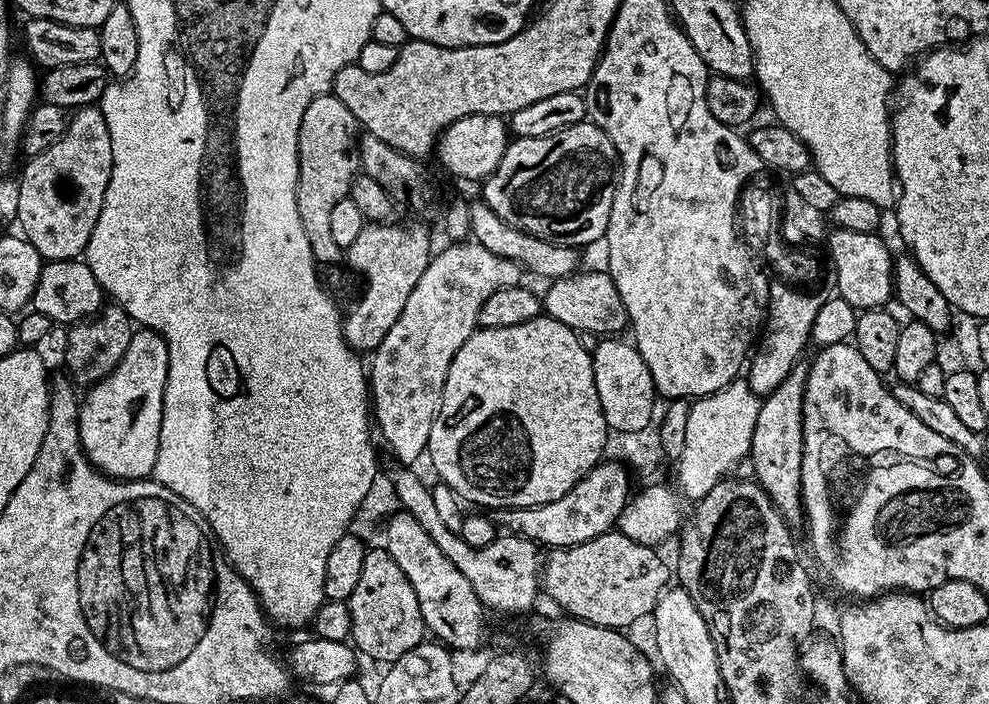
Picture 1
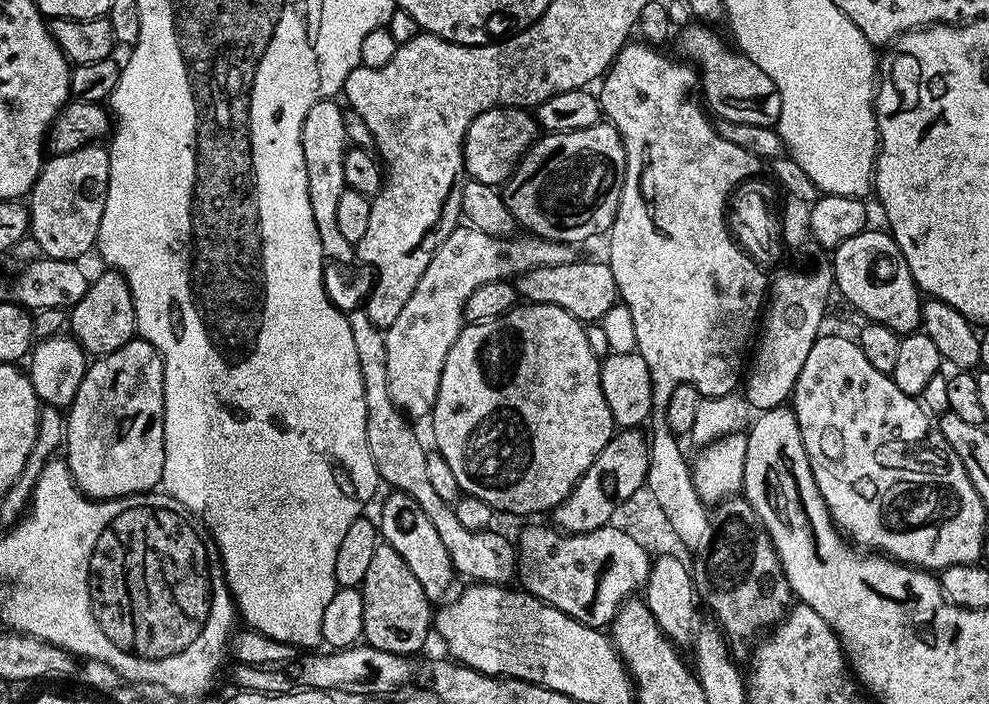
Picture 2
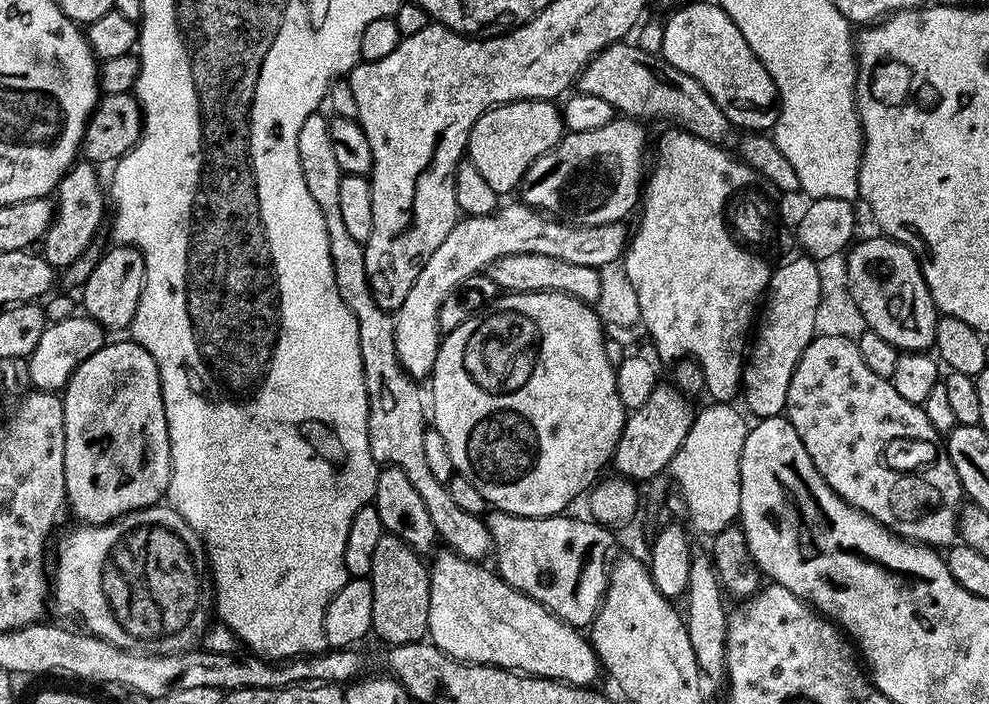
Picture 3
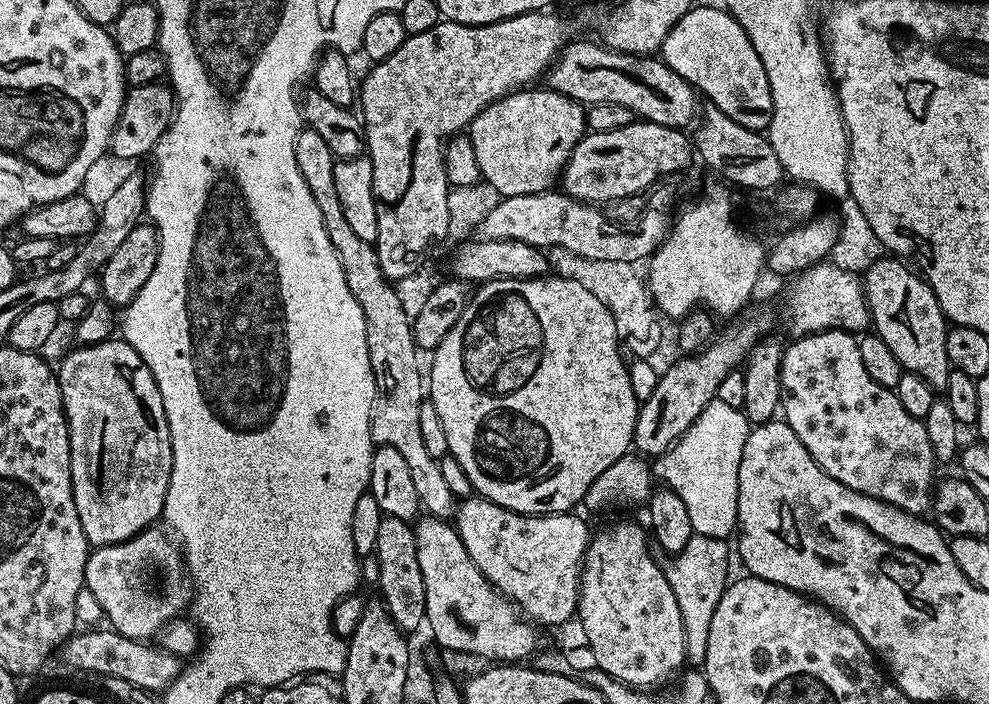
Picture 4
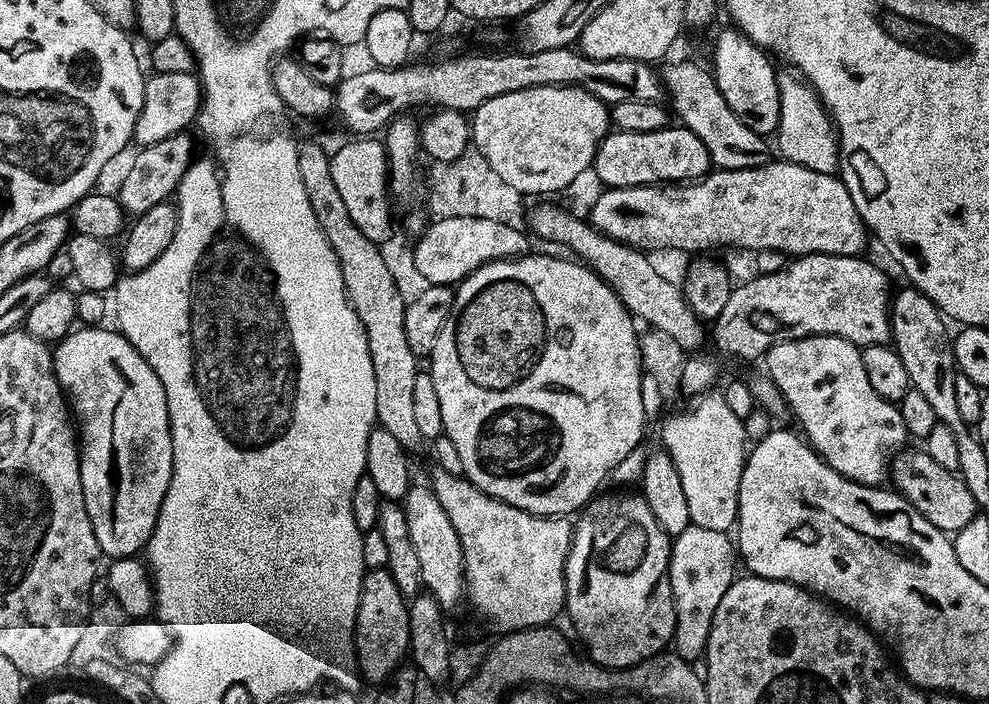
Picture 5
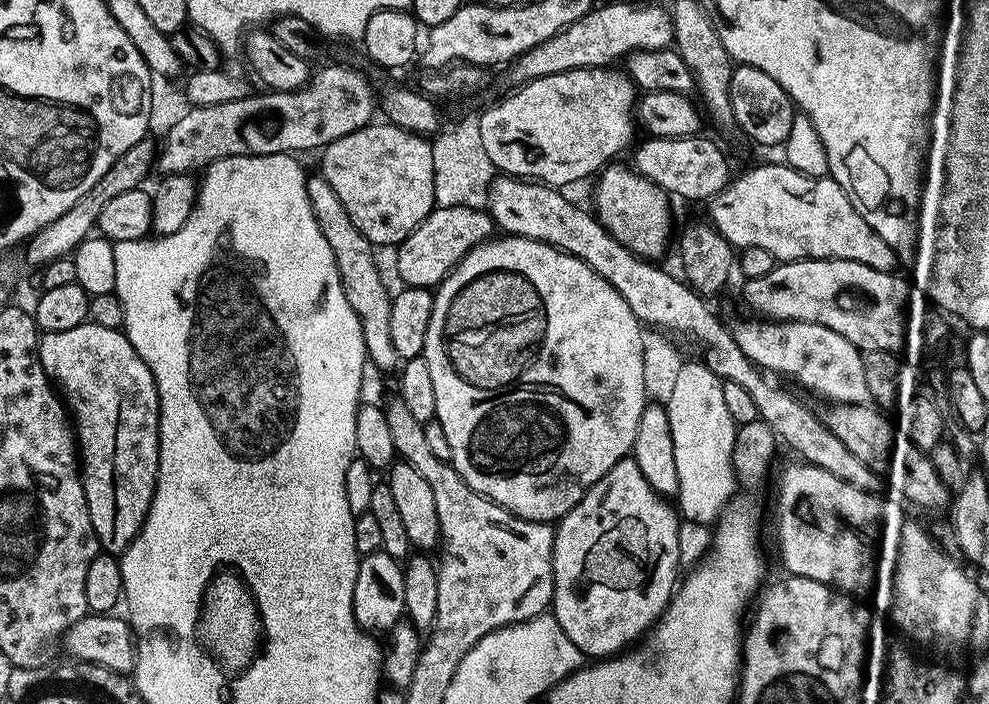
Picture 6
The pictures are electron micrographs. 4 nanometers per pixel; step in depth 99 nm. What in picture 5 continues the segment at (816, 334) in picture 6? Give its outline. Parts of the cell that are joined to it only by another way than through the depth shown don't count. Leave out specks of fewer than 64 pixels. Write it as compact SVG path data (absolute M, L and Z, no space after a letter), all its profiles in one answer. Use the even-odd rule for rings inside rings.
M807 335L797 340L783 340L765 352L762 357L763 371L778 386L787 411L800 423L799 431L812 449L838 474L859 484L880 486L890 472L890 461L895 450L905 447L910 437L906 422L902 422L899 407L893 401L882 398L866 379L862 367L862 351L856 345L837 336Z

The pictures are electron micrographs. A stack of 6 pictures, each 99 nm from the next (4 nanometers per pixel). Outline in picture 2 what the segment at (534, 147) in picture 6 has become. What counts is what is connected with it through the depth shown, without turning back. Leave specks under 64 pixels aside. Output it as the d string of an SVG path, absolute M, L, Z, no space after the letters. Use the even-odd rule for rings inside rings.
M491 108L466 130L464 139L464 171L471 179L497 186L512 175L512 169L519 164L525 152L532 147L538 136L538 124L531 111L523 108Z

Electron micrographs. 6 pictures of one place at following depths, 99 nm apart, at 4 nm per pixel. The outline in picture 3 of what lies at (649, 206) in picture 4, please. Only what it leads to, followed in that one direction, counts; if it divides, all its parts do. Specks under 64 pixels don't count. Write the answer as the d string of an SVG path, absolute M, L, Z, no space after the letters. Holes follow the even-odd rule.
M523 202L497 207L489 216L464 216L457 219L454 230L446 234L442 246L430 254L430 262L422 266L422 274L410 286L406 302L394 313L395 346L398 362L414 378L431 377L432 367L440 349L442 333L438 326L438 310L442 302L466 278L479 276L498 258L506 254L547 254L549 258L562 258L562 262L575 262L578 266L604 269L623 257L630 239L627 223L582 226L555 219L539 208Z

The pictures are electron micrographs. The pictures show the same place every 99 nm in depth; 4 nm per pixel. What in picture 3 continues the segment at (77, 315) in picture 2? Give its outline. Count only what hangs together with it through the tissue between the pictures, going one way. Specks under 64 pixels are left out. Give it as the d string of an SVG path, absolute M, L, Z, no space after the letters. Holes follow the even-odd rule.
M116 244L105 251L100 260L90 270L90 278L82 285L84 292L83 315L98 322L109 333L131 329L132 320L138 310L138 302L142 298L142 290L146 282L146 262L137 248L130 244Z

